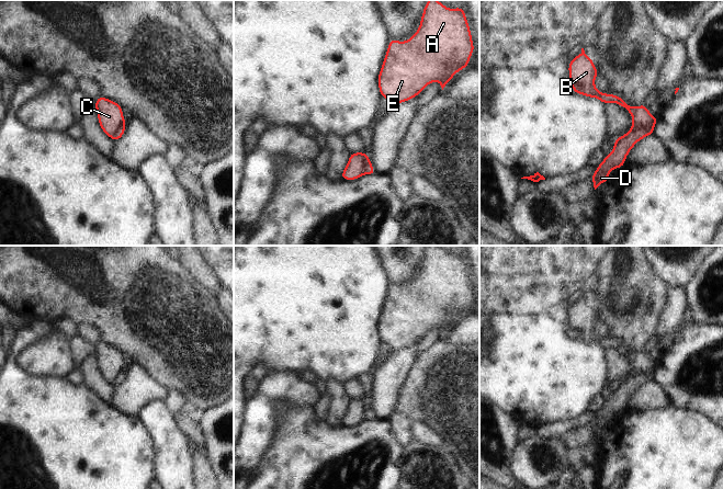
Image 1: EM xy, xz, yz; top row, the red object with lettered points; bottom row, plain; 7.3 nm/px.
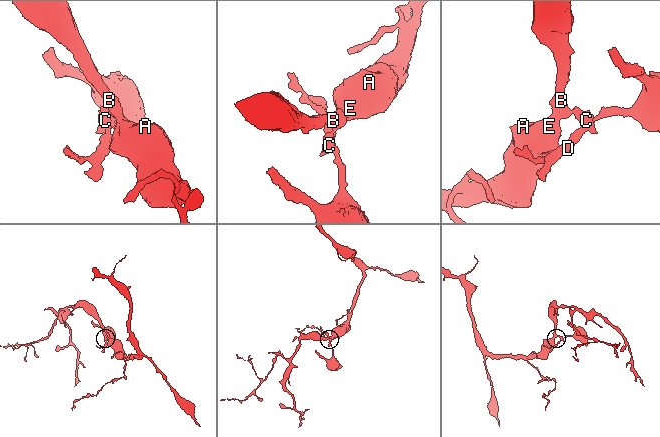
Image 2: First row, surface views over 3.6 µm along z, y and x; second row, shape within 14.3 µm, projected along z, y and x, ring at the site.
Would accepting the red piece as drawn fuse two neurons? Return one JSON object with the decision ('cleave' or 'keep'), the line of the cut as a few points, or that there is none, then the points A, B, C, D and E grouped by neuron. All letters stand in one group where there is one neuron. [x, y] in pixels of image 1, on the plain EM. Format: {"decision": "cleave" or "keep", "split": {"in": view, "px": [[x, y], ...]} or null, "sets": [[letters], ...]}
{"decision": "cleave", "split": {"in": "yz", "px": [[655, 362], [650, 368], [631, 374]]}, "sets": [["A", "B", "C", "E"], ["D"]]}

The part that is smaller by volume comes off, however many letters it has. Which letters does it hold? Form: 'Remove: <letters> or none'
Remove: D

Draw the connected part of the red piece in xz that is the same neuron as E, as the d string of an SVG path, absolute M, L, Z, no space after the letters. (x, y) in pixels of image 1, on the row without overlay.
M429 246L423 252L420 272L409 285L400 287L389 284L386 300L377 322L380 341L393 350L398 350L419 341L428 330L436 327L443 336L456 318L471 310L468 305L474 296L471 274L463 253L459 251L456 254L449 254L438 246Z

